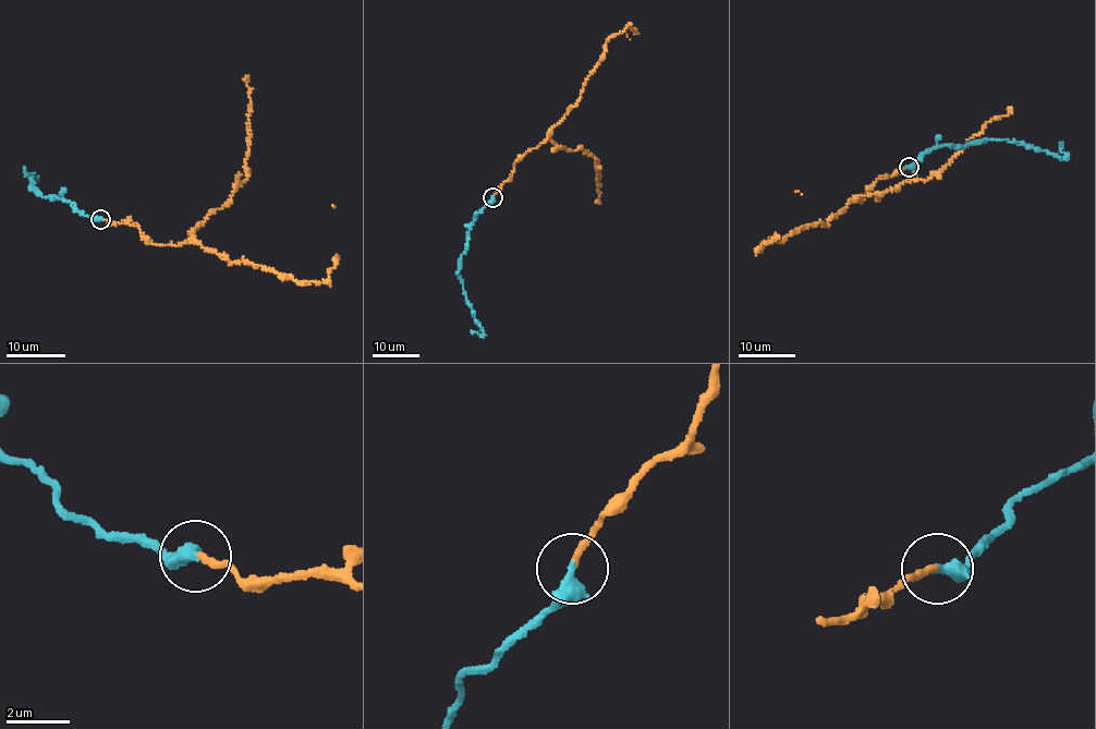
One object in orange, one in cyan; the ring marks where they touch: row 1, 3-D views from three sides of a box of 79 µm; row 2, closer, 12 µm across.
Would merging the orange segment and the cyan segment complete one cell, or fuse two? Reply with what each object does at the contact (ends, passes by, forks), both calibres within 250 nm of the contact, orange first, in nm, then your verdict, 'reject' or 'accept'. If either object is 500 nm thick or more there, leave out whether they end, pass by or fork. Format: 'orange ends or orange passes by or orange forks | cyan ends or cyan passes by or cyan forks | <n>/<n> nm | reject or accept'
orange ends | cyan ends | 220/440 nm | reject

